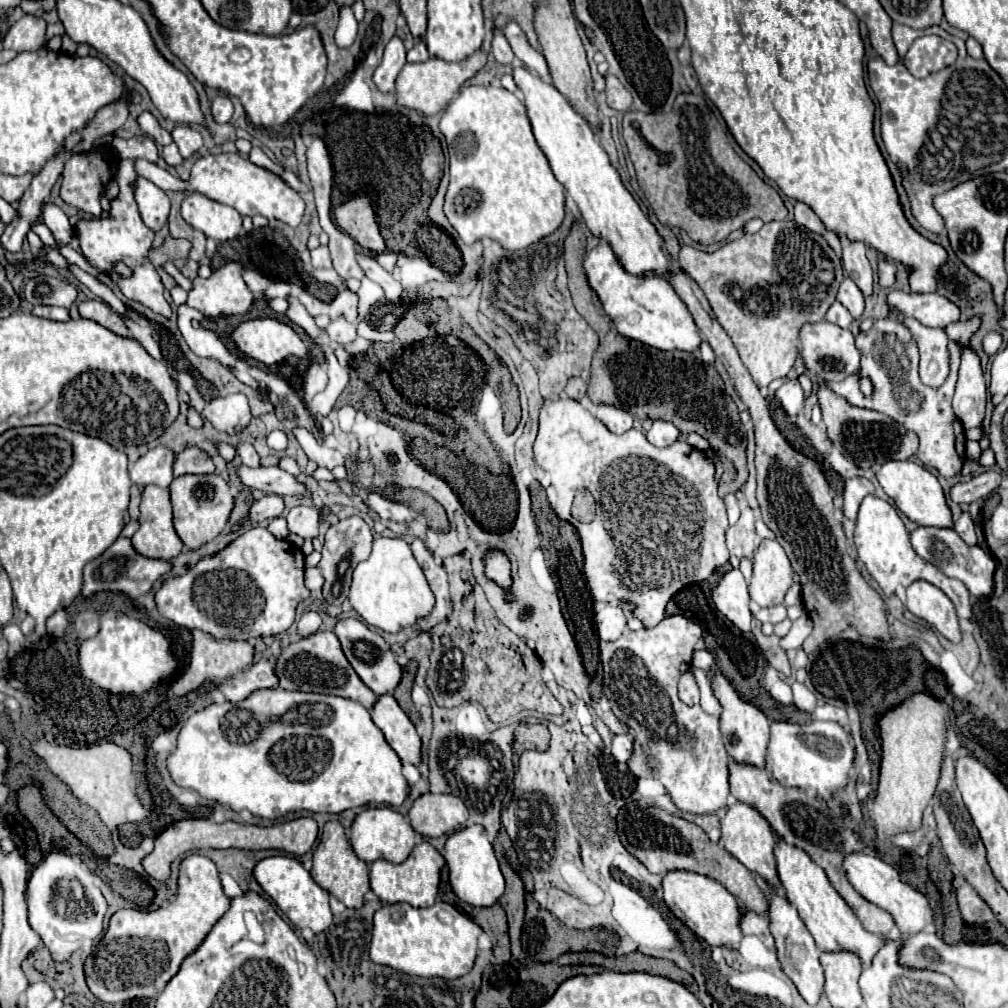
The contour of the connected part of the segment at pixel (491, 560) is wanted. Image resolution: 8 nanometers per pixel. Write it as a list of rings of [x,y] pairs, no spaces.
[[[490,548],[484,554],[484,572],[486,578],[490,578],[494,584],[498,584],[500,588],[506,590],[506,600],[510,602],[514,596],[510,594],[510,586],[512,586],[512,572],[510,572],[510,558],[506,556],[506,552],[498,550],[498,548]]]

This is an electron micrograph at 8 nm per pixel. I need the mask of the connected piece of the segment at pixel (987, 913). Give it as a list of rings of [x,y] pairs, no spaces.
[[[962,876],[954,878],[954,890],[958,896],[958,906],[960,906],[962,918],[968,924],[984,924],[984,922],[994,920],[990,906],[976,894],[976,890]]]

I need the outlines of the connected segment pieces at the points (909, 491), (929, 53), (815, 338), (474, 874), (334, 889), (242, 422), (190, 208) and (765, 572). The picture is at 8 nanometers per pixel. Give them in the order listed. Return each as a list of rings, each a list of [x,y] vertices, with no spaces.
[[[888,460],[876,470],[876,478],[884,492],[896,502],[898,510],[904,512],[912,522],[920,526],[952,526],[952,516],[950,508],[946,506],[942,486],[938,484],[936,476],[932,476],[924,466],[910,460]]]
[[[922,36],[917,39],[904,58],[906,68],[916,78],[926,78],[938,70],[948,68],[956,60],[958,52],[950,40],[940,36]]]
[[[818,322],[818,324],[806,324],[802,328],[800,334],[800,350],[798,350],[806,362],[806,366],[816,372],[820,378],[824,380],[832,380],[832,382],[842,382],[846,376],[856,374],[860,378],[860,390],[866,396],[872,396],[874,386],[870,378],[860,376],[860,352],[856,350],[854,344],[854,336],[850,330],[842,330],[836,324],[830,322]]]
[[[478,824],[456,830],[448,836],[444,846],[444,860],[448,866],[450,886],[454,894],[472,906],[492,906],[504,892],[504,876],[500,872],[498,860],[494,856],[494,848],[488,842],[486,830]]]
[[[326,822],[320,844],[316,846],[312,856],[312,878],[348,908],[360,908],[364,904],[364,894],[370,890],[368,864],[354,854],[340,822]]]
[[[232,394],[226,398],[212,398],[206,408],[202,410],[202,416],[220,432],[226,432],[230,436],[240,434],[248,428],[252,414],[250,406],[244,394]]]
[[[196,192],[184,198],[182,218],[192,228],[220,242],[232,240],[242,232],[242,214],[238,210]]]
[[[762,540],[754,554],[750,598],[762,608],[782,604],[786,590],[792,586],[792,574],[784,548],[776,540]]]

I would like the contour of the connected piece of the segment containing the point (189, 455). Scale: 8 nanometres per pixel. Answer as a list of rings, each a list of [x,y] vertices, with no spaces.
[[[186,446],[182,452],[178,452],[174,456],[174,464],[172,464],[174,476],[182,476],[182,474],[212,474],[216,470],[212,458],[196,448],[196,446]]]

